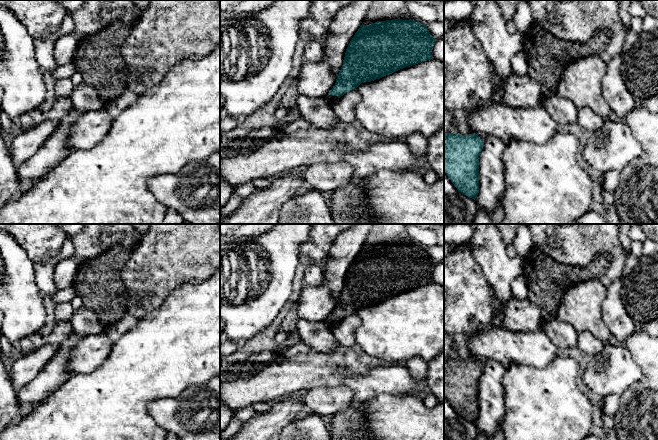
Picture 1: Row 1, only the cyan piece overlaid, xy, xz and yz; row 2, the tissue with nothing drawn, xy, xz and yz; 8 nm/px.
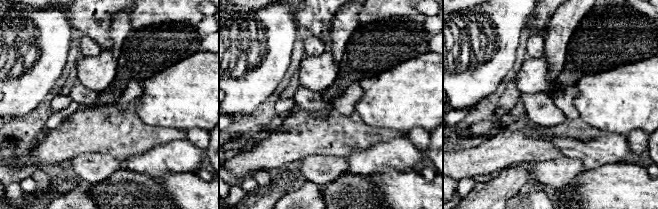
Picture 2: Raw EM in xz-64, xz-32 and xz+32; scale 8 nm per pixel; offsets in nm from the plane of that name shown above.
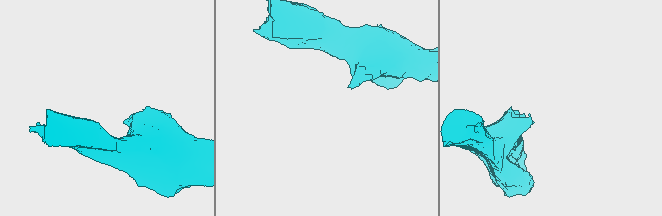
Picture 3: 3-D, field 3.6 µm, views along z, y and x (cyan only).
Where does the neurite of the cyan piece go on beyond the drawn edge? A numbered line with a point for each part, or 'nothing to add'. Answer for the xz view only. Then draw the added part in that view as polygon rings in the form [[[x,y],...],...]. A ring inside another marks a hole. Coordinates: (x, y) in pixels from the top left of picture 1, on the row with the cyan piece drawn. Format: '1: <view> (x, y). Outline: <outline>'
1: xz (329, 99). Outline: [[[327,94],[327,95],[324,97],[324,99],[326,100],[326,102],[327,102],[328,104],[330,104],[330,103],[332,103],[333,101],[335,101],[336,99],[338,99],[338,97],[335,96],[335,95],[329,95],[329,94]]]

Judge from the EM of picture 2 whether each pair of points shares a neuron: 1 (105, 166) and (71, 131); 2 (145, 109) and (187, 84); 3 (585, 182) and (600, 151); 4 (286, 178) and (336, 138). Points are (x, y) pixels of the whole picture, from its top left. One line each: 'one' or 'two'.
1: two
2: one
3: two
4: two

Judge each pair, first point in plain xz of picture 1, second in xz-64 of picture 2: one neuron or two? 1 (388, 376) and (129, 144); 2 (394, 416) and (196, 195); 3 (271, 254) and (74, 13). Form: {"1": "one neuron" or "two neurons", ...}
{"1": "two neurons", "2": "one neuron", "3": "two neurons"}

